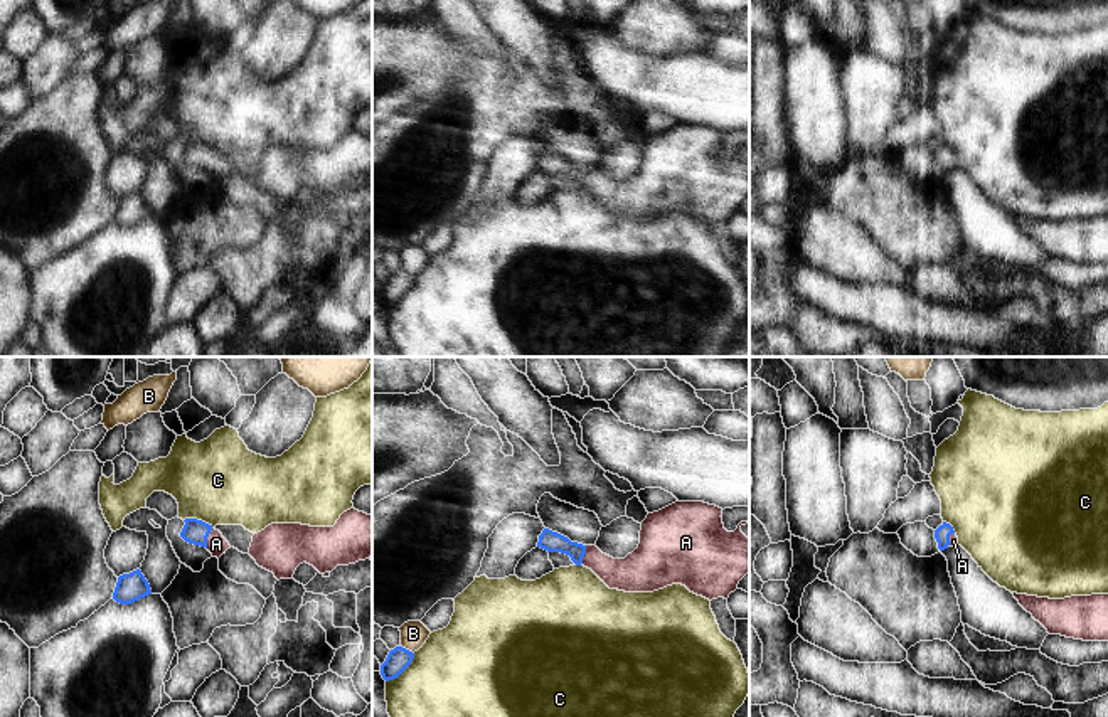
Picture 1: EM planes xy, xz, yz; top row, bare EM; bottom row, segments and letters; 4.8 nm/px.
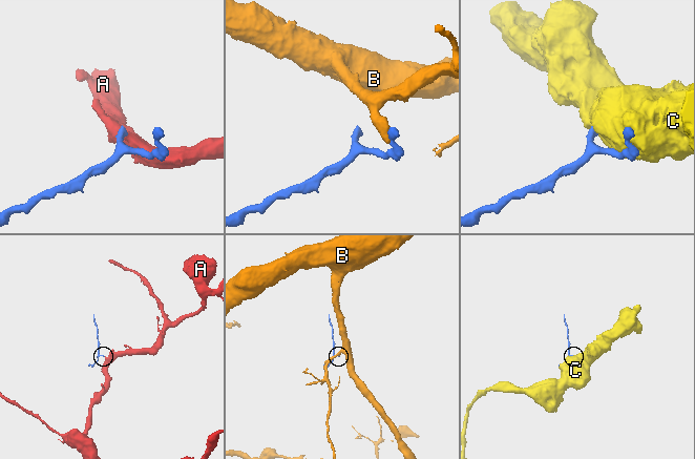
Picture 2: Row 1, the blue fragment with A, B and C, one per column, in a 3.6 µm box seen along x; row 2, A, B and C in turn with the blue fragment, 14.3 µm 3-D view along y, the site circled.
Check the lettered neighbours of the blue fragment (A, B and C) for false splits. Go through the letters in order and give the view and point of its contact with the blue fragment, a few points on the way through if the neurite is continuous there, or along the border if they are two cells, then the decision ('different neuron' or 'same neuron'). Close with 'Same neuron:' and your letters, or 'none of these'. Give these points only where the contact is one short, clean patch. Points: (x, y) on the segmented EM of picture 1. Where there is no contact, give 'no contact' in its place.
A: contact xy (206, 539); way xy (196, 532), (206, 539), (216, 544); same neuron
B: contact xz (408, 650); border xz (401, 645), (413, 653); different neuron
C: contact xz (403, 670); different neuron
Same neuron: A

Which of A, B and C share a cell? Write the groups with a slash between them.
A / B / C

